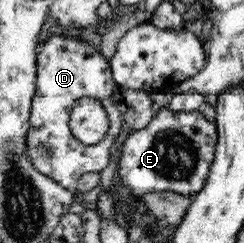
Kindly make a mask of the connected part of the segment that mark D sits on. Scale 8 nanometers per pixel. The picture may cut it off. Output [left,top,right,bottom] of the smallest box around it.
[26,32,124,193]

